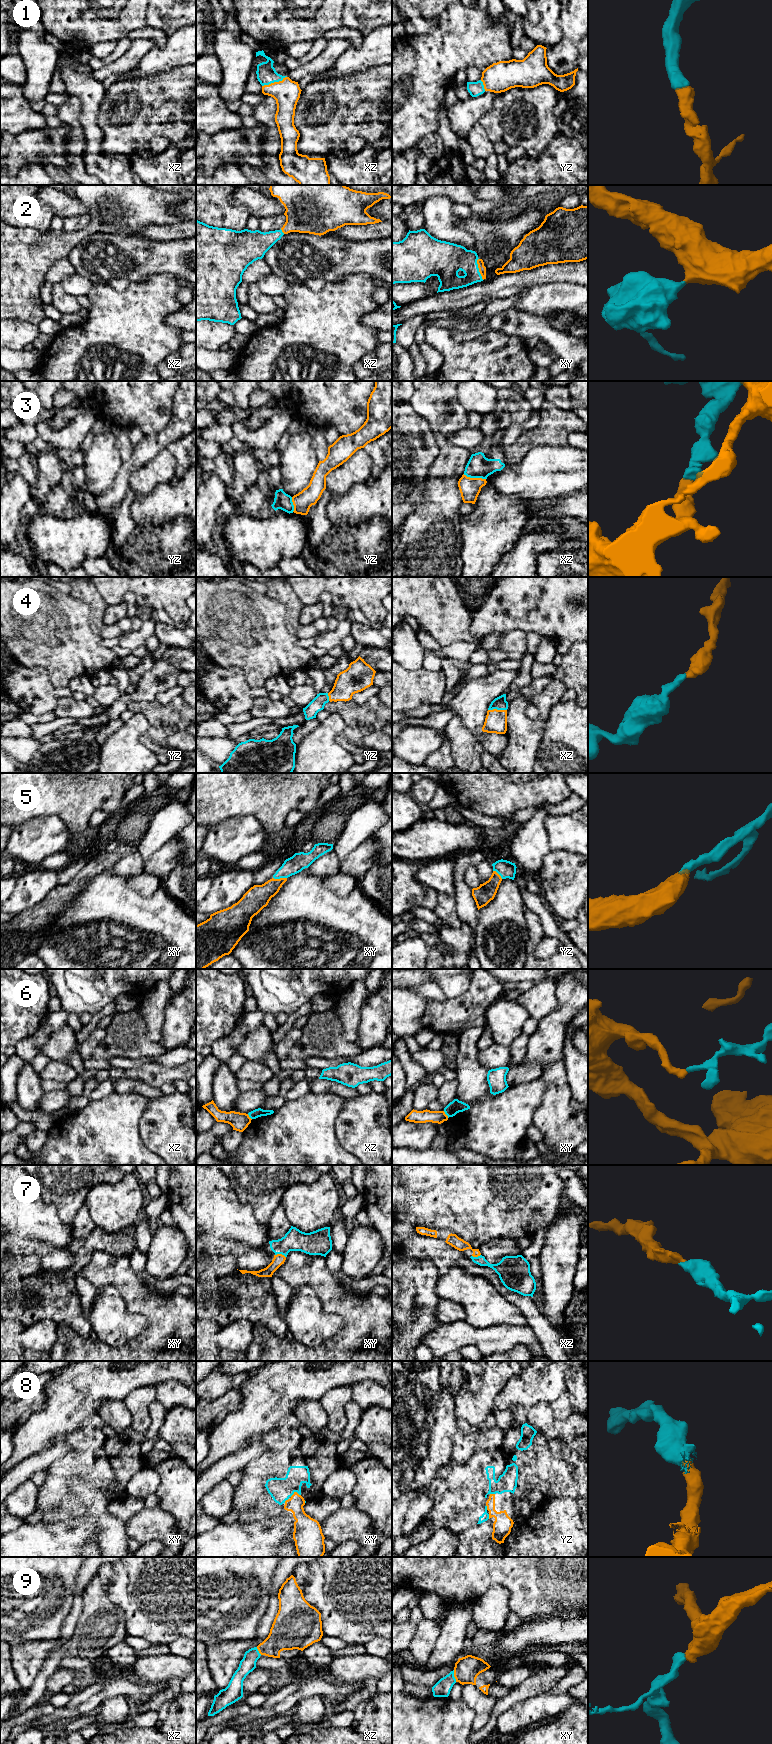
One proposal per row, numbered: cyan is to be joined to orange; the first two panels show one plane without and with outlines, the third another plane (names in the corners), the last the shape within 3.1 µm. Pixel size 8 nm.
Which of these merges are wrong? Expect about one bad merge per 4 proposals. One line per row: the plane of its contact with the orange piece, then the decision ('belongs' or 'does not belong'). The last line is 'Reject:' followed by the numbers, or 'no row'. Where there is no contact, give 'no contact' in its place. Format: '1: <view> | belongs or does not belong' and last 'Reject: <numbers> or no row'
1: xz | belongs
2: xy | belongs
3: xz | belongs
4: xz | belongs
5: xy | belongs
6: xy | does not belong
7: xy | belongs
8: xy | belongs
9: xy | belongs
Reject: 6

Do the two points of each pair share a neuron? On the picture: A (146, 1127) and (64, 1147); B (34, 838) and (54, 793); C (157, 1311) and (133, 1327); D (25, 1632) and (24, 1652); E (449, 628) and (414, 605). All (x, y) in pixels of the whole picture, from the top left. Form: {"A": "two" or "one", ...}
{"A": "two", "B": "two", "C": "two", "D": "two", "E": "one"}

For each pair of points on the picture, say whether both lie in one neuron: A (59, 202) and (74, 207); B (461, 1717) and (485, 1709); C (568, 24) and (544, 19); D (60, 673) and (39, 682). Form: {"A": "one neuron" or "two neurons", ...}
{"A": "one neuron", "B": "two neurons", "C": "two neurons", "D": "two neurons"}

